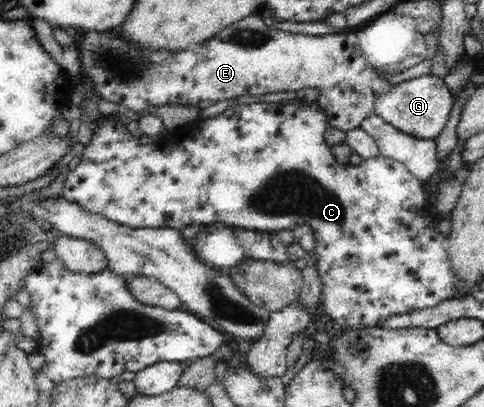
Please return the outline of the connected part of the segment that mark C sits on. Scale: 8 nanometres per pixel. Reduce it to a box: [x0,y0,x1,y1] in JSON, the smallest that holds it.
[63,99,457,329]

